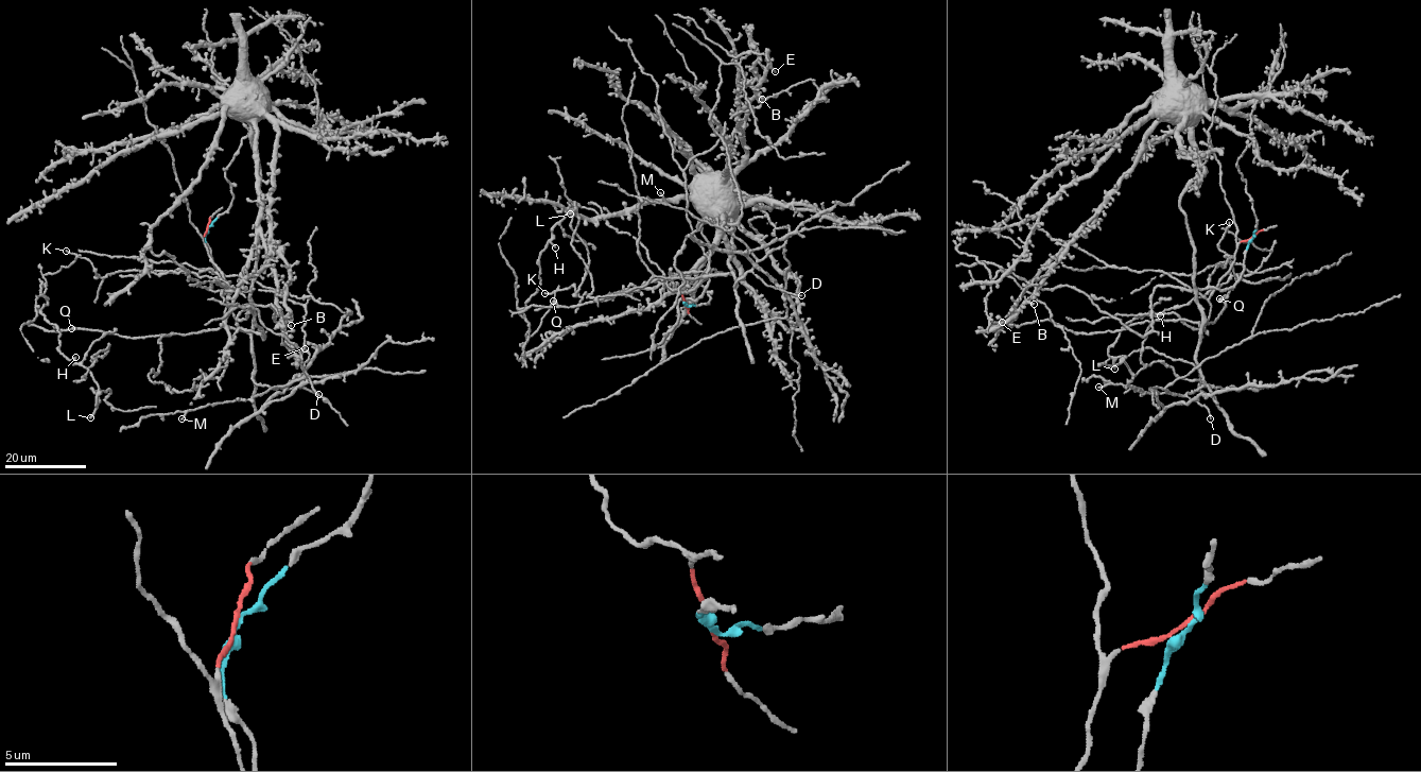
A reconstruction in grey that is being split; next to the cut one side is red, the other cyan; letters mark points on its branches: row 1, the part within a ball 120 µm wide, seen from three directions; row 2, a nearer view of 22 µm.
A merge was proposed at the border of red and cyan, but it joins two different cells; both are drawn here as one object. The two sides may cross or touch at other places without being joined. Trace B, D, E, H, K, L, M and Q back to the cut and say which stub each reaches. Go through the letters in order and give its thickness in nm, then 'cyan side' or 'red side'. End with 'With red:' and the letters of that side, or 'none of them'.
B: 240 nm thick; red side
D: 110 nm thick; red side
E: 180 nm thick; red side
H: 240 nm thick; cyan side
K: 160 nm thick; cyan side
L: 220 nm thick; cyan side
M: 160 nm thick; red side
Q: 500 nm thick; red side
With red: B, D, E, M, Q

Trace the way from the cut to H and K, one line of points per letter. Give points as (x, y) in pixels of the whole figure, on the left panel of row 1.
H: (207, 228), (230, 282), (101, 277), (75, 257), (44, 275), (41, 312), (75, 357)
K: (207, 228), (211, 261), (230, 282), (169, 271), (101, 277), (85, 258), (66, 251)

